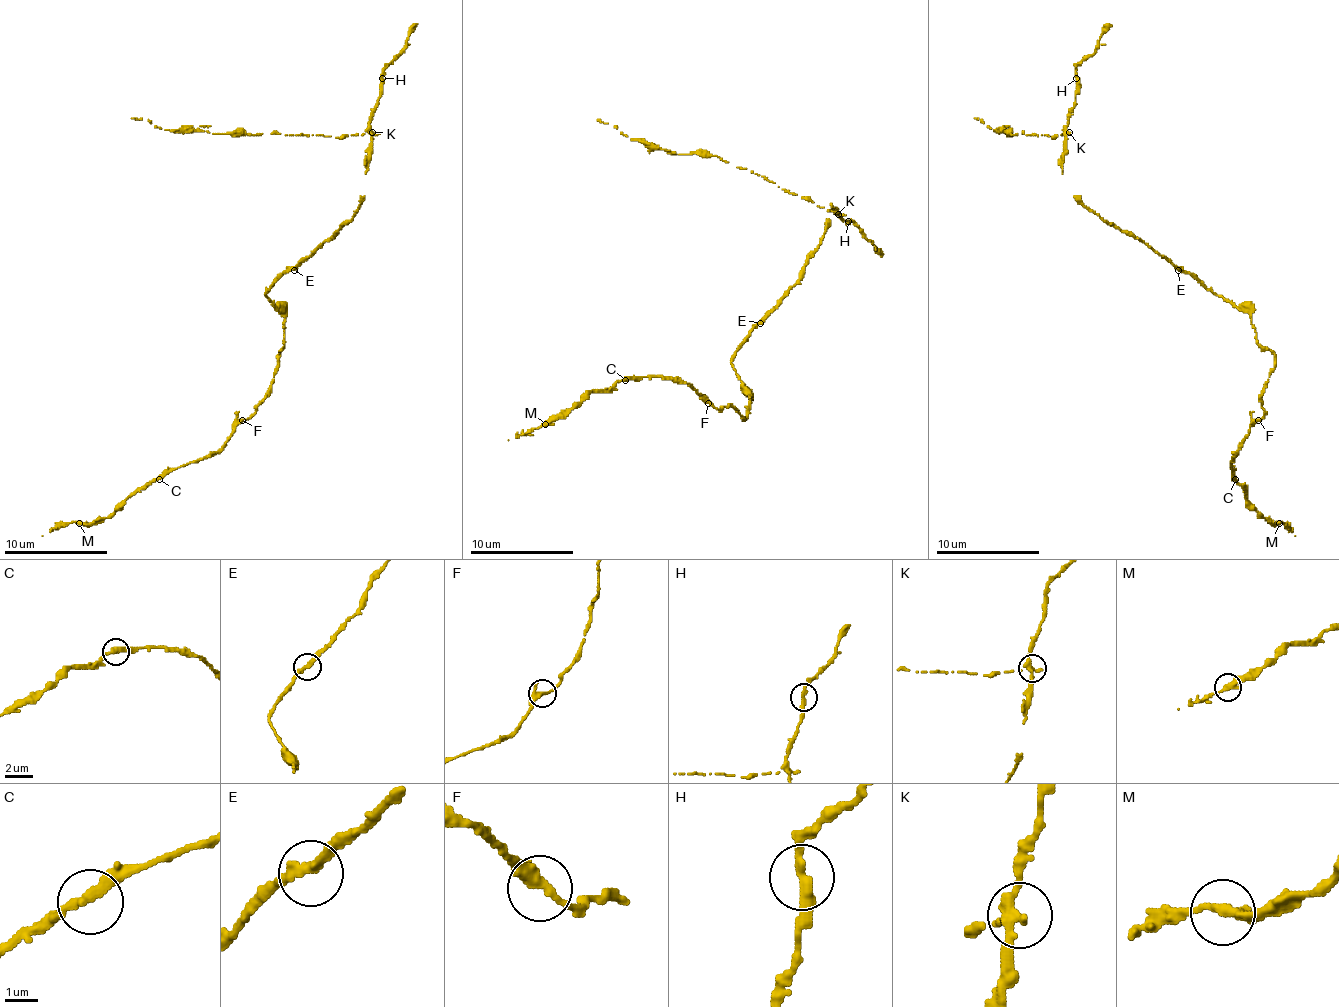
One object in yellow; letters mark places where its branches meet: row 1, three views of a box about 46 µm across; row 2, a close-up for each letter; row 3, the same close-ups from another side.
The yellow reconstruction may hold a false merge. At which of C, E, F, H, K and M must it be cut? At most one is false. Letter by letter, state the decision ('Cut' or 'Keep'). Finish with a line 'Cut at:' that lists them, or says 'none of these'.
C: Keep
E: Keep
F: Keep
H: Keep
K: Cut
M: Keep
Cut at: K

